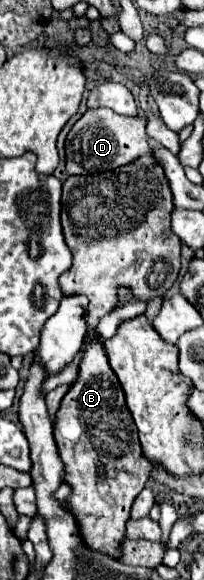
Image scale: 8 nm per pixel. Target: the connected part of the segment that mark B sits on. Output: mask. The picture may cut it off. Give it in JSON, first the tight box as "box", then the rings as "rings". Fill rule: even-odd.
{"box":[54,338,154,558],"rings":[[[92,338],[84,344],[78,378],[70,386],[56,414],[54,438],[66,466],[64,482],[68,482],[74,490],[66,508],[70,508],[70,512],[78,518],[82,538],[86,538],[94,550],[102,550],[118,558],[118,542],[124,538],[130,506],[138,492],[146,486],[154,464],[142,456],[136,424],[128,412],[124,390],[108,364],[104,342],[100,338]],[[72,424],[78,424],[74,434]]]}

